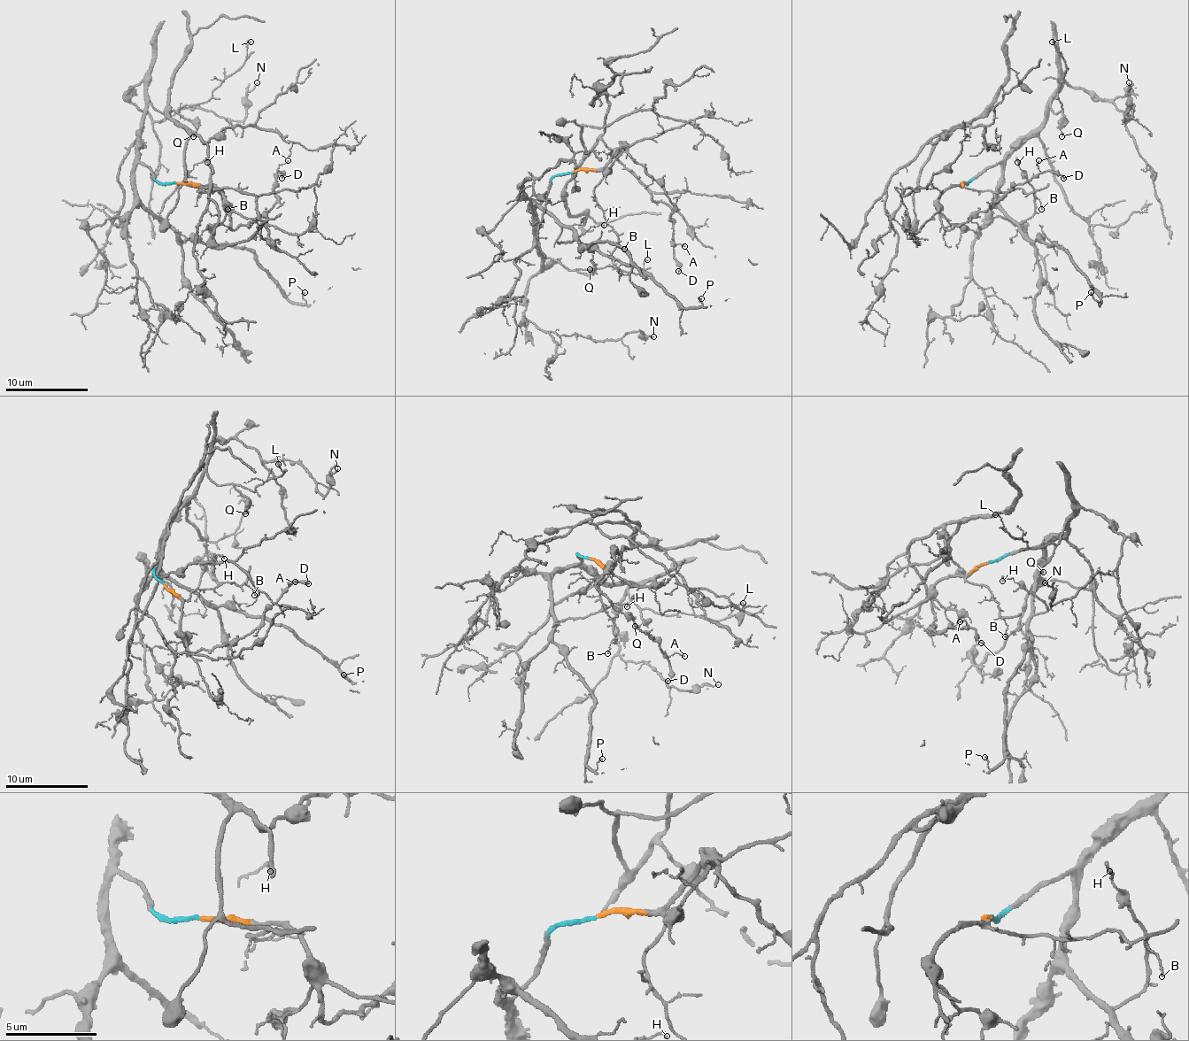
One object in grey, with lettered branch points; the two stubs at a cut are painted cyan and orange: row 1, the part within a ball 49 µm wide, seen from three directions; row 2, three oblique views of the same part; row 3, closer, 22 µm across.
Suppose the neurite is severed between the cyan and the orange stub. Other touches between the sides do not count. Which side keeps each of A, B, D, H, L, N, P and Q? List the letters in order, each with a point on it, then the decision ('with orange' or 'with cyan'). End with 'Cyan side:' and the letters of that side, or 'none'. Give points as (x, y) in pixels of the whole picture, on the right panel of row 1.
A: (1038, 160) | with orange
B: (1041, 209) | with orange
D: (1063, 178) | with orange
H: (1017, 162) | with cyan
L: (1052, 42) | with cyan
N: (1129, 82) | with cyan
P: (1091, 292) | with cyan
Q: (1061, 136) | with cyan
Cyan side: H, L, N, P, Q

